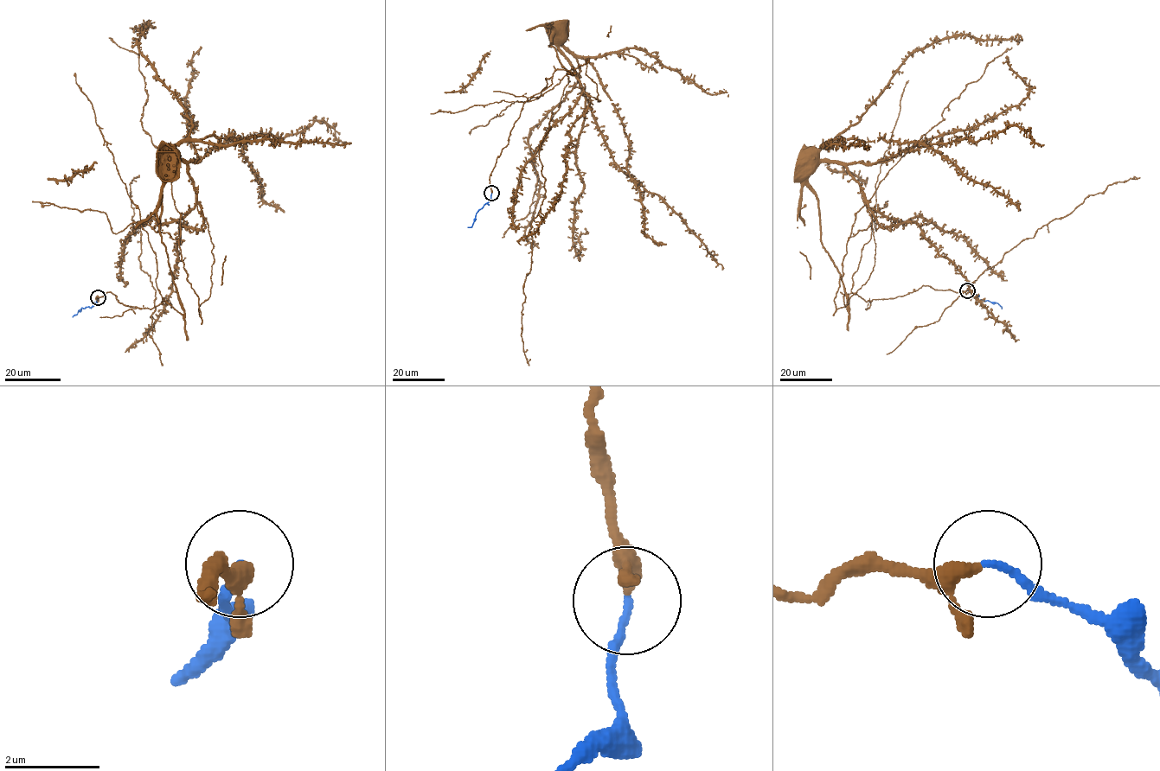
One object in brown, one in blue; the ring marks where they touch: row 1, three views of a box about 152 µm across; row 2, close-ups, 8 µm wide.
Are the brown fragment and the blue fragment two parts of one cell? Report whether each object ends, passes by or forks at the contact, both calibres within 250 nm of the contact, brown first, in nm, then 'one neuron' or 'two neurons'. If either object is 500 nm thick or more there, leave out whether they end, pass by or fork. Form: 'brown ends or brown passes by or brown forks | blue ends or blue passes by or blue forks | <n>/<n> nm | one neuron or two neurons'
brown passes by | blue ends | 260/140 nm | one neuron

